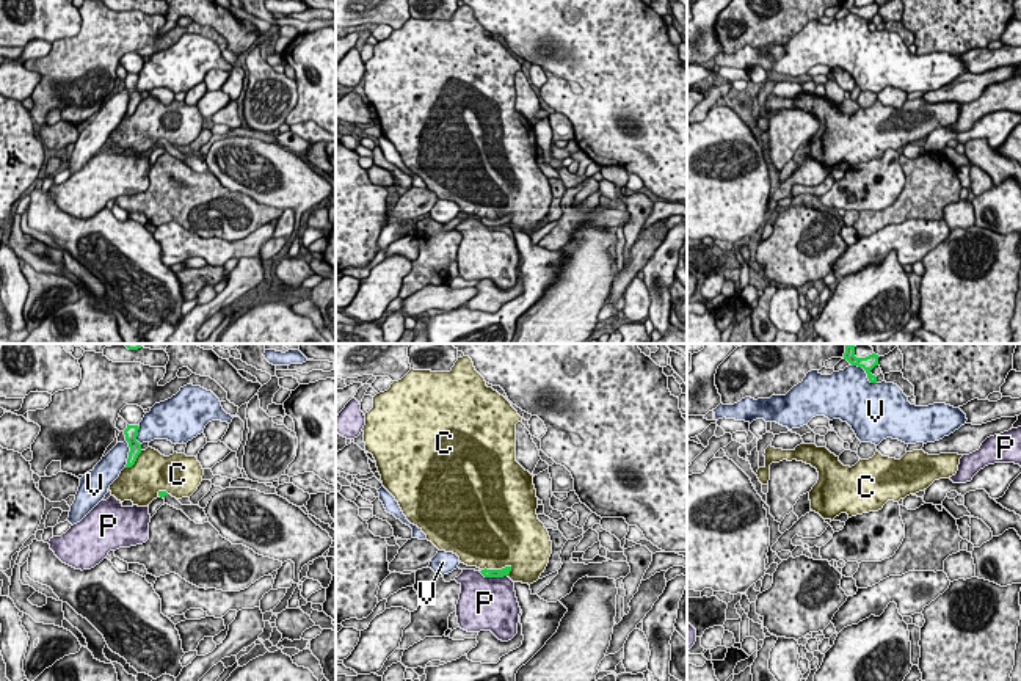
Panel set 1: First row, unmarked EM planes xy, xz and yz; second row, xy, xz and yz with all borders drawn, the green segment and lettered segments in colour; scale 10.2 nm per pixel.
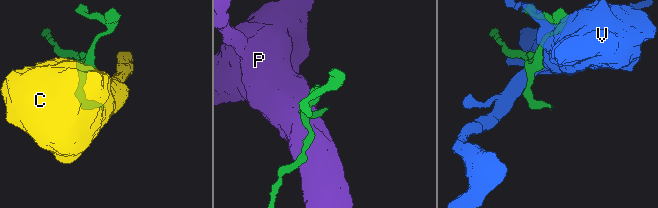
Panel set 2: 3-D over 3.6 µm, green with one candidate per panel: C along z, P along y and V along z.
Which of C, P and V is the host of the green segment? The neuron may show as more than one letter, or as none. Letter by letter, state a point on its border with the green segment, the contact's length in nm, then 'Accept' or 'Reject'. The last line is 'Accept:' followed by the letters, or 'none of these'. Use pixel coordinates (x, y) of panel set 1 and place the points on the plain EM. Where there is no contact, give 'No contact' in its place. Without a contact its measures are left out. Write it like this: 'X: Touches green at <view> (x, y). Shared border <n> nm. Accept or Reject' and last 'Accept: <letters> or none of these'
C: Touches green at xz (496, 218). Shared border 320 nm. Reject
P: Touches green at xz (493, 225). Shared border 300 nm. Reject
V: Touches green at yz (866, 21). Shared border 320 nm. Reject
Accept: none of these

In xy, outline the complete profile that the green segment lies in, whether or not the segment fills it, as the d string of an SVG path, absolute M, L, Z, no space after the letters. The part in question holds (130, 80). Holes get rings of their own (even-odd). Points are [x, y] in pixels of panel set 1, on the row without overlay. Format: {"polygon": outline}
{"polygon": "M127 72L127 77L124 78L125 89L129 91L129 96L130 96L125 116L132 116L138 104L141 102L141 93L136 89L138 78L140 78L138 74L129 74L129 72Z"}

